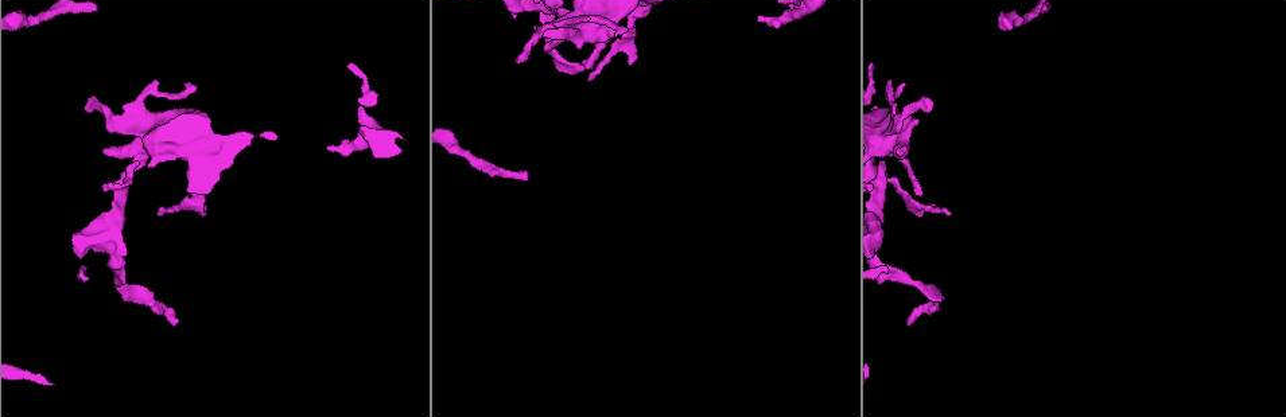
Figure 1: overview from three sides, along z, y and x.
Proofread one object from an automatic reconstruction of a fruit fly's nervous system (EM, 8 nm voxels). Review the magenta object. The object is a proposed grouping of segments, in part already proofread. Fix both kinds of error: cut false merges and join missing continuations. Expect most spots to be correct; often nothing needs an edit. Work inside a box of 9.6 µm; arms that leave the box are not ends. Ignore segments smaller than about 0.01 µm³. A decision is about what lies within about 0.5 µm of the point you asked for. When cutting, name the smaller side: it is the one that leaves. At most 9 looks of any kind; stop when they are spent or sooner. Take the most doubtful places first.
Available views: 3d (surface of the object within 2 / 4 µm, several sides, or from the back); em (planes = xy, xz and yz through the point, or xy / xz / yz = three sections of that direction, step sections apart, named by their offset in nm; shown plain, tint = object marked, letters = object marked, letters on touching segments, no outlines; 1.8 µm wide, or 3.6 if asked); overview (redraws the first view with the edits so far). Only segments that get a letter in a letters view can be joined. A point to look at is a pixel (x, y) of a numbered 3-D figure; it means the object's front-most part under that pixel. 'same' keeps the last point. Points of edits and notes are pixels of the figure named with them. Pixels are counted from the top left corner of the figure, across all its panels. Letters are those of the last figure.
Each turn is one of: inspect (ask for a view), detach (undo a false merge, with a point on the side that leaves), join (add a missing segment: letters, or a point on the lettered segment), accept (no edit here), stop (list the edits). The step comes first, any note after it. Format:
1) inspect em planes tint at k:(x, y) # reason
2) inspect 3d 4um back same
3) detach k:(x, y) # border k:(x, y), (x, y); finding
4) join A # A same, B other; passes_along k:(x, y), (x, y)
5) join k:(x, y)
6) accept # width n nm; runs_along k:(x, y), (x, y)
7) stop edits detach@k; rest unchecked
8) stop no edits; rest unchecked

inspect em yz step 16 letters at 1:(177, 319) # free end

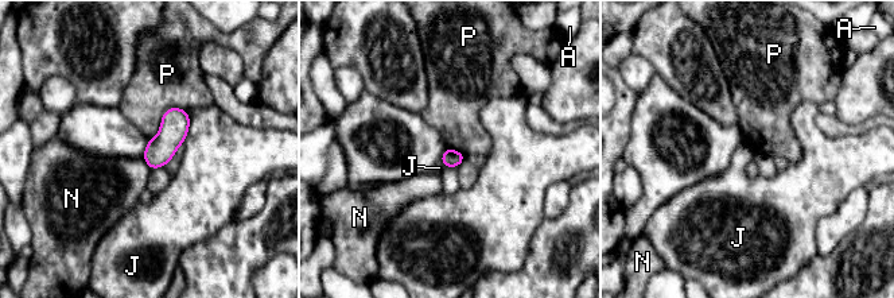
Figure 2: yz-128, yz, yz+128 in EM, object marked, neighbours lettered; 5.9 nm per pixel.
inspect em xz step 4 letters same

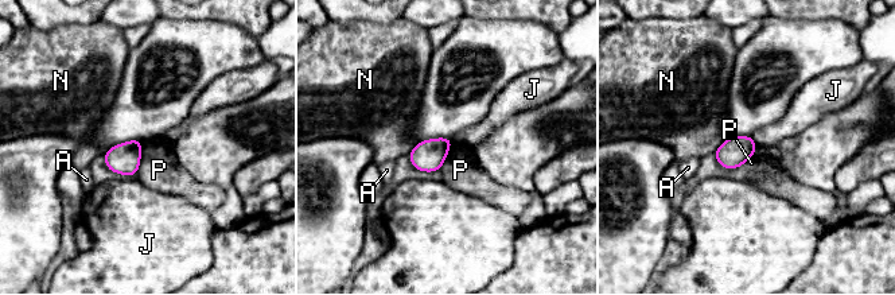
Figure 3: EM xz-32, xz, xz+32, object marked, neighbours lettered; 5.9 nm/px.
accept # A other, J other, N other, P other; border 3:(143, 140), (136, 173); no lettered segment goes on from it

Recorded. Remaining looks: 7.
inspect em xz step 16 letters at 1:(328, 148) # branch stops here

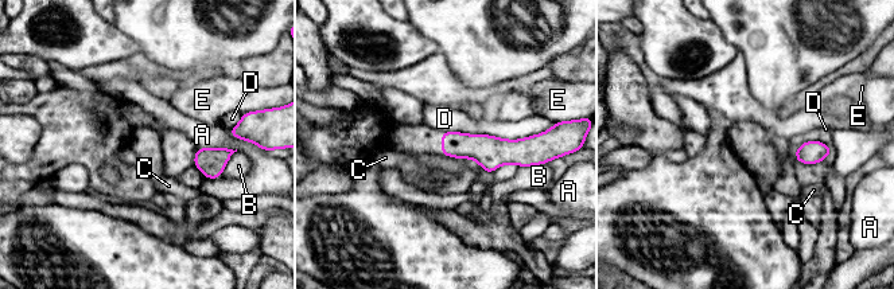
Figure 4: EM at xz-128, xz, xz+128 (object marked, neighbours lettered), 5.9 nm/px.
accept # A other, B other, C other, D other, E other; none of them fits

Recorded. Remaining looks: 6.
inspect em planes tint at 1:(566, 12) # an open end

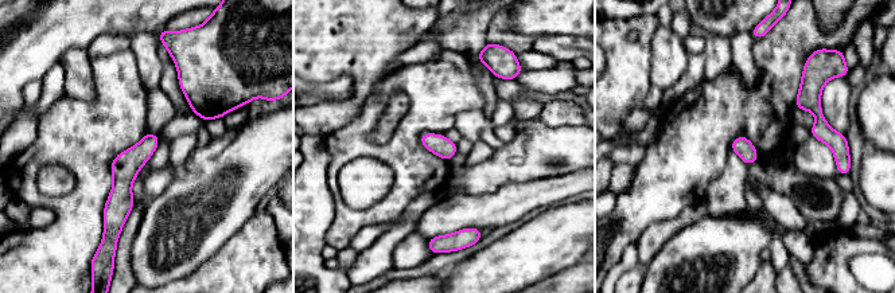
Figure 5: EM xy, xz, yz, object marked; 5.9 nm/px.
inspect em planes letters same

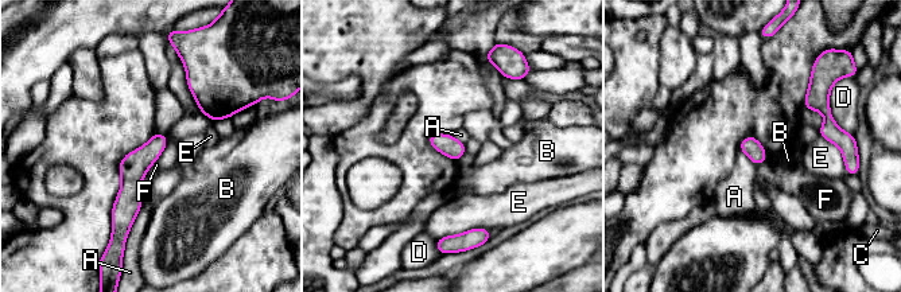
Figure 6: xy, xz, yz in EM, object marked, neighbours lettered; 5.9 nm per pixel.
accept # width 110 nm; A other, B other, C other, D other, E other, F other; no lettered segment goes on from it

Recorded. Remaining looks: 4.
inspect em planes letters at 1:(932, 109) # free end

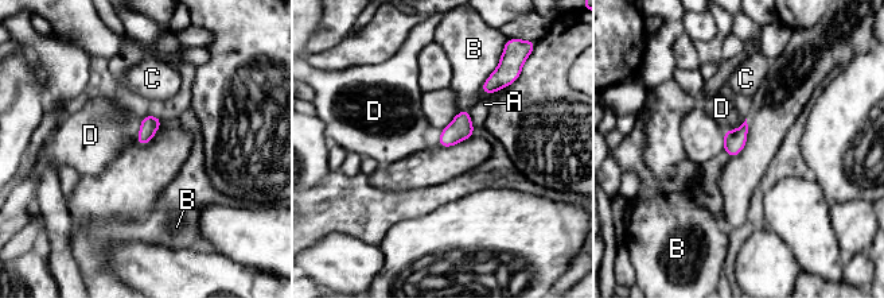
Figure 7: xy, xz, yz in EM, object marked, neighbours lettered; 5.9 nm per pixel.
accept # A other, B other, C other, D other; no lettered segment goes on from it

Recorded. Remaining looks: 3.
stop no edits; rest unchecked

